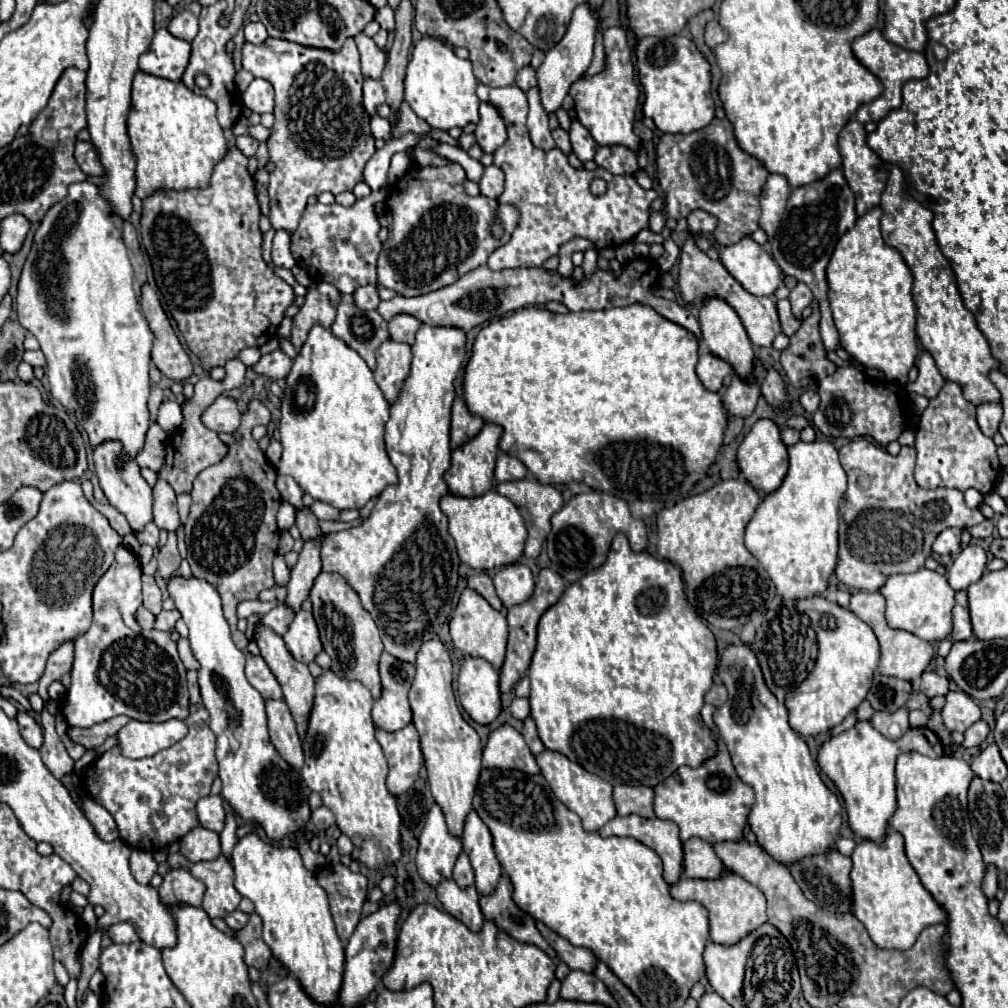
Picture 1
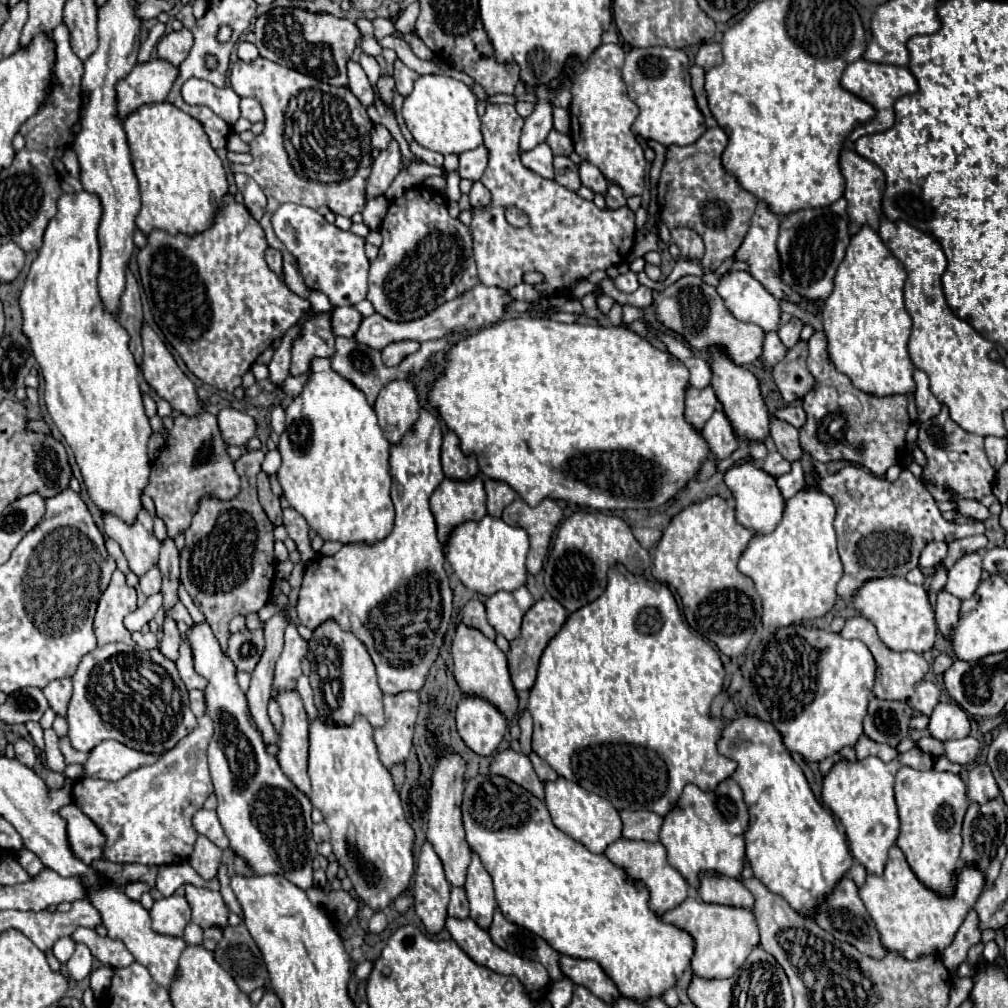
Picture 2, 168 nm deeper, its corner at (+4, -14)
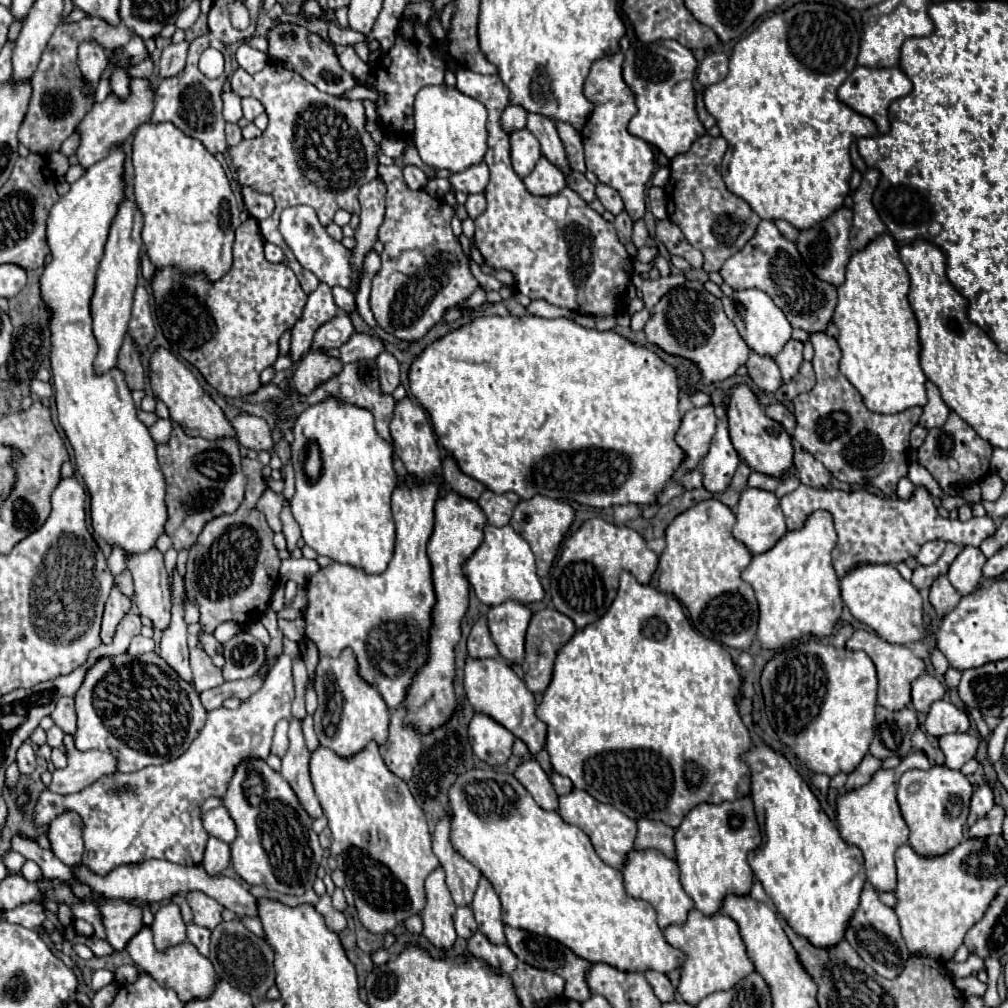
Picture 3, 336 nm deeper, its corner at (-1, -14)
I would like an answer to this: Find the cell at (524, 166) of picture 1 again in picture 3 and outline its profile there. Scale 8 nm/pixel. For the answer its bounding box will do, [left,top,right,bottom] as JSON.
[457,69,633,315]

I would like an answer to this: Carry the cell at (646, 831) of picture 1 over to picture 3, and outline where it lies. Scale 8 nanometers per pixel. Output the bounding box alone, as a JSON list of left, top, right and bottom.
[621,849,693,927]

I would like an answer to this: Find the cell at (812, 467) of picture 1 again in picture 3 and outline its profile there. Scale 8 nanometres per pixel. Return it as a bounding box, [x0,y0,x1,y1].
[743,511,843,649]

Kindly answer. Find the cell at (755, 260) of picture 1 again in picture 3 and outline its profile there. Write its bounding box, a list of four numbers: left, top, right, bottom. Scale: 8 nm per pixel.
[723,289,793,357]

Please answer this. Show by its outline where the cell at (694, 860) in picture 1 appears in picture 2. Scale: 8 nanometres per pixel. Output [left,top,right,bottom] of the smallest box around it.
[698,875,754,909]

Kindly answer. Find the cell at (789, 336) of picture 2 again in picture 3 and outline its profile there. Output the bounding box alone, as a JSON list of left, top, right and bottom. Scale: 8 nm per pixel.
[775,339,803,381]

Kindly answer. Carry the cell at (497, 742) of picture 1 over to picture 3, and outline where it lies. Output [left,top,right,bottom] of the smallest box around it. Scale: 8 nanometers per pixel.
[513,759,557,811]

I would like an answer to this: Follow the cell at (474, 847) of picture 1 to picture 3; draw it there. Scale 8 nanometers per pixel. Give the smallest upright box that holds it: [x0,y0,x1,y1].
[471,877,505,943]

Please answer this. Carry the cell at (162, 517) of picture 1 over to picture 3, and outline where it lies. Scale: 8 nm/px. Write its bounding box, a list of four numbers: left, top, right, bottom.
[159,569,191,683]

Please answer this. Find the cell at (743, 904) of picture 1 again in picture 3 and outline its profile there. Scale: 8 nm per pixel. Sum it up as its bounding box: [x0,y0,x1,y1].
[663,909,753,1005]

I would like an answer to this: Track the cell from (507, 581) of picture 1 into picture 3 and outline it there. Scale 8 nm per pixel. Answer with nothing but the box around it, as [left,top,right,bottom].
[487,601,531,663]

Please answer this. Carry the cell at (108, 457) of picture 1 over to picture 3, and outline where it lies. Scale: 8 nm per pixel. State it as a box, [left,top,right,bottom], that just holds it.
[127,547,169,629]

